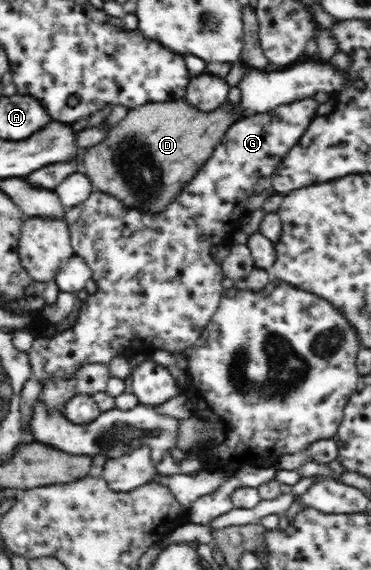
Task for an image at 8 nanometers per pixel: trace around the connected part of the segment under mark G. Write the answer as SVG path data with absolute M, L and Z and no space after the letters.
M309 97L277 106L263 114L239 119L227 129L211 158L163 212L145 213L123 204L110 194L95 190L85 202L67 208L64 218L70 230L74 254L85 259L89 265L97 289L81 304L73 327L63 332L38 336L32 342L29 356L33 378L39 382L72 378L81 366L97 363L107 365L123 352L123 348L131 345L132 348L147 345L173 354L189 352L215 314L224 294L221 285L224 272L220 263L213 259L211 248L229 242L233 229L227 223L232 217L241 215L243 205L254 194L253 186L257 180L271 176L289 150L298 144L301 135L305 134L306 128L317 116L320 104Z

